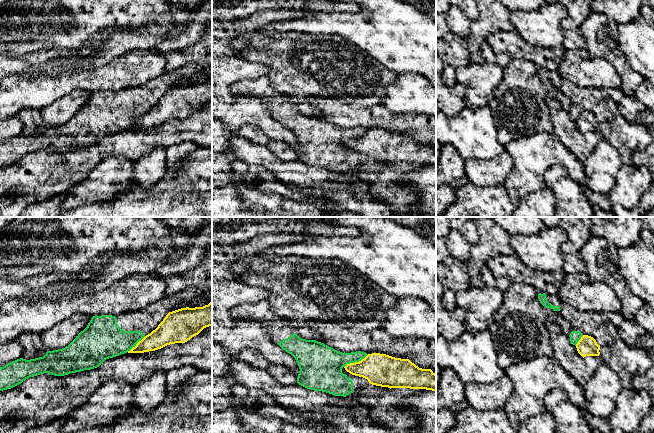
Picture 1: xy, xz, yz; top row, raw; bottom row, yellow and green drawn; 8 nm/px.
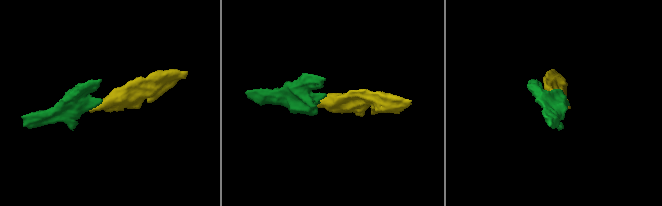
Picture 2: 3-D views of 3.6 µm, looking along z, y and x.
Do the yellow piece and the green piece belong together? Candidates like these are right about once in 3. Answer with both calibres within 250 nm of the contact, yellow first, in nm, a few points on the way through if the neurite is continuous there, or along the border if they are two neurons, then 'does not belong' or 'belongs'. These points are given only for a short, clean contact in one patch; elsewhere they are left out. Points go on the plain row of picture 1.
260 nm thick on the yellow side, 280 nm on the other; border along xz (368, 130), (358, 137), (348, 139), (344, 143); does not belong

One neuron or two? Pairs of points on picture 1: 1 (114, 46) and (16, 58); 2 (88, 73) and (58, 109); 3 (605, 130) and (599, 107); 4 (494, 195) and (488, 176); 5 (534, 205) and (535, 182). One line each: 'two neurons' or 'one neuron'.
1: one neuron
2: two neurons
3: two neurons
4: two neurons
5: two neurons

